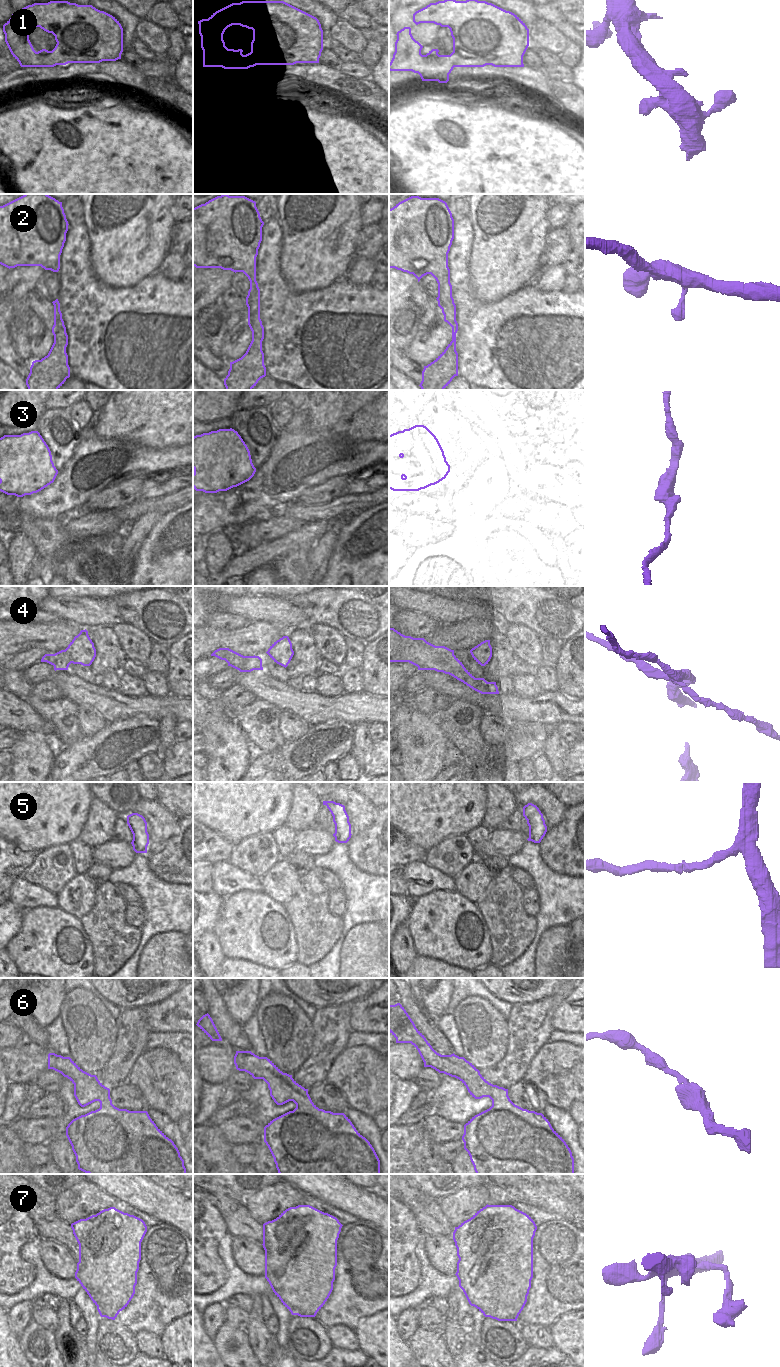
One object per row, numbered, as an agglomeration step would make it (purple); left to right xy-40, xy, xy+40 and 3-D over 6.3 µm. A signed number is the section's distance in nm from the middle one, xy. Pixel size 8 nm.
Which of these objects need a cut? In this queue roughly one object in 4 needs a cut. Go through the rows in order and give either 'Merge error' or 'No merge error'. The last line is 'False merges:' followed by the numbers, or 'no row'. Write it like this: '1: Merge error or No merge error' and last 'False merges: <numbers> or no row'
1: No merge error
2: No merge error
3: No merge error
4: Merge error
5: No merge error
6: No merge error
7: No merge error
False merges: 4

